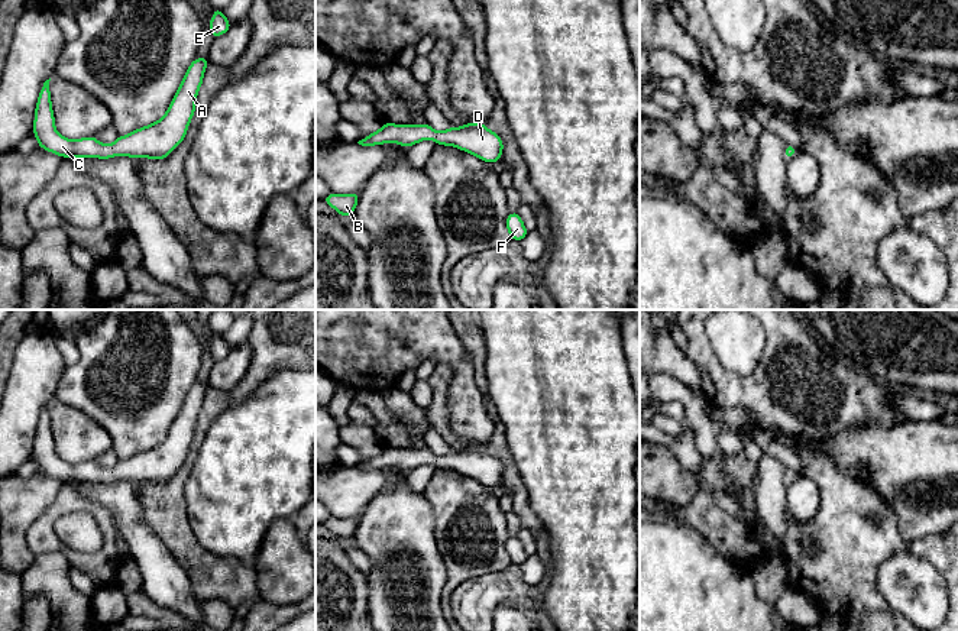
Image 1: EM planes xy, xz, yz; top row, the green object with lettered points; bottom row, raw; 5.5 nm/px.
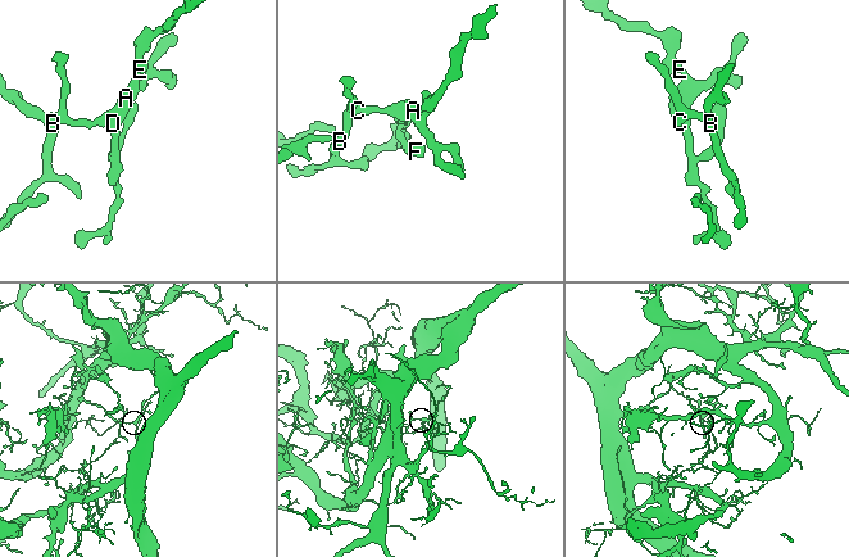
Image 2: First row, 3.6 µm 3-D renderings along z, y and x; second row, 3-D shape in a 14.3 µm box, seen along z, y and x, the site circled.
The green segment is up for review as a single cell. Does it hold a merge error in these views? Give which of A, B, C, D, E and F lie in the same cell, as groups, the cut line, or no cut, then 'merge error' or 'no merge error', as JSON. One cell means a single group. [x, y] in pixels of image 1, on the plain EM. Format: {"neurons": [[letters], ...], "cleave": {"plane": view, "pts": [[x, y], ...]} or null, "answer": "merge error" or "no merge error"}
{"neurons": [["A", "B", "C", "D", "E", "F"]], "cleave": null, "answer": "no merge error"}

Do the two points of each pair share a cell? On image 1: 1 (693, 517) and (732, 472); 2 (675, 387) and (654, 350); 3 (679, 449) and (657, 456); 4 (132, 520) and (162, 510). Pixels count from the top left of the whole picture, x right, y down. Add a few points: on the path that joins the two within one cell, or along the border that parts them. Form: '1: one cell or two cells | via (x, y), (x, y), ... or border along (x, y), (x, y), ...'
1: one cell | via (702, 504), (705, 489), (719, 475)
2: two cells | border along (654, 374), (669, 374), (696, 394)
3: two cells | border along (654, 442), (666, 446), (695, 476)
4: two cells | border along (142, 515), (146, 526), (164, 543)

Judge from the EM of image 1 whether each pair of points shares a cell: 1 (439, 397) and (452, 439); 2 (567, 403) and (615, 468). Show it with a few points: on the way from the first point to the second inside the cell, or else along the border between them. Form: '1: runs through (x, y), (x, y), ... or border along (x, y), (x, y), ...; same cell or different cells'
1: runs through (439, 407), (439, 420), (444, 429); same cell
2: runs through (572, 418), (573, 426), (599, 452); same cell

